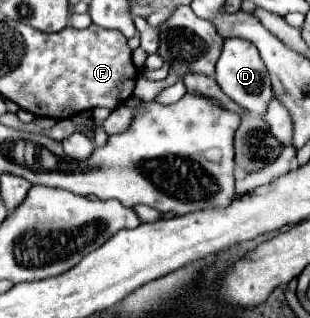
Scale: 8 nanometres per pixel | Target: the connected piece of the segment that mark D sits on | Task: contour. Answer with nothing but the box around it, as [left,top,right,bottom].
[214,39,272,115]

